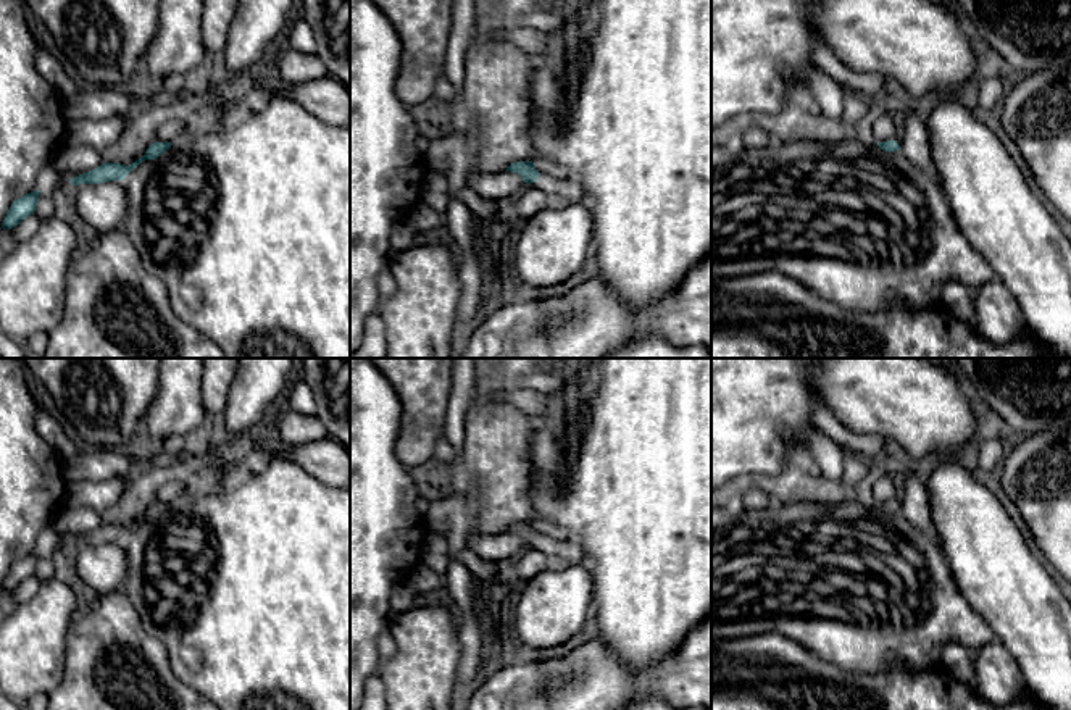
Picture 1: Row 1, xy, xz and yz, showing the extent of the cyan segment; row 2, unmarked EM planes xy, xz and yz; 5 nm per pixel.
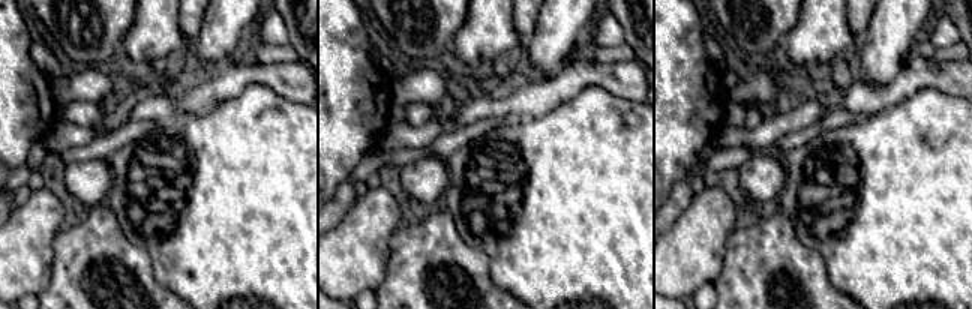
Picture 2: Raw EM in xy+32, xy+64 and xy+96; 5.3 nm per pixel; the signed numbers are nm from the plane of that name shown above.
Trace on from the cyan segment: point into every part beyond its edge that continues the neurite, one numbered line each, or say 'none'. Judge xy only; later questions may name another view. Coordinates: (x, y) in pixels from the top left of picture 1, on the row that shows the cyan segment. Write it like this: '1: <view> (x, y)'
none

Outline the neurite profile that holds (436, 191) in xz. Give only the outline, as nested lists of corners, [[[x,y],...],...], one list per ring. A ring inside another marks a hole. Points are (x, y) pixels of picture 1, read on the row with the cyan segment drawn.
[[[427,174],[421,200],[434,211],[444,215],[450,203],[447,178],[440,174]]]

